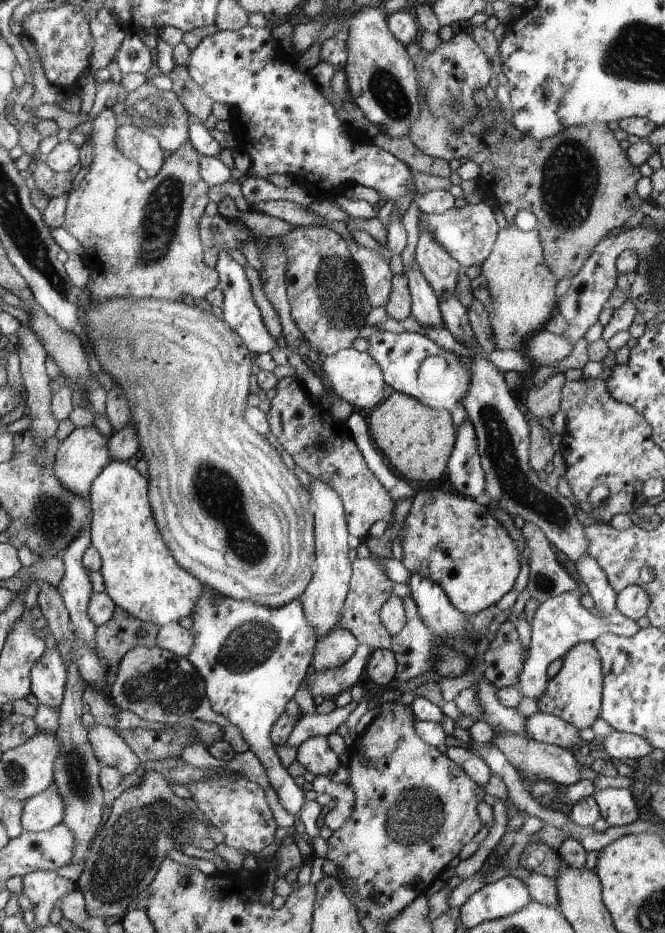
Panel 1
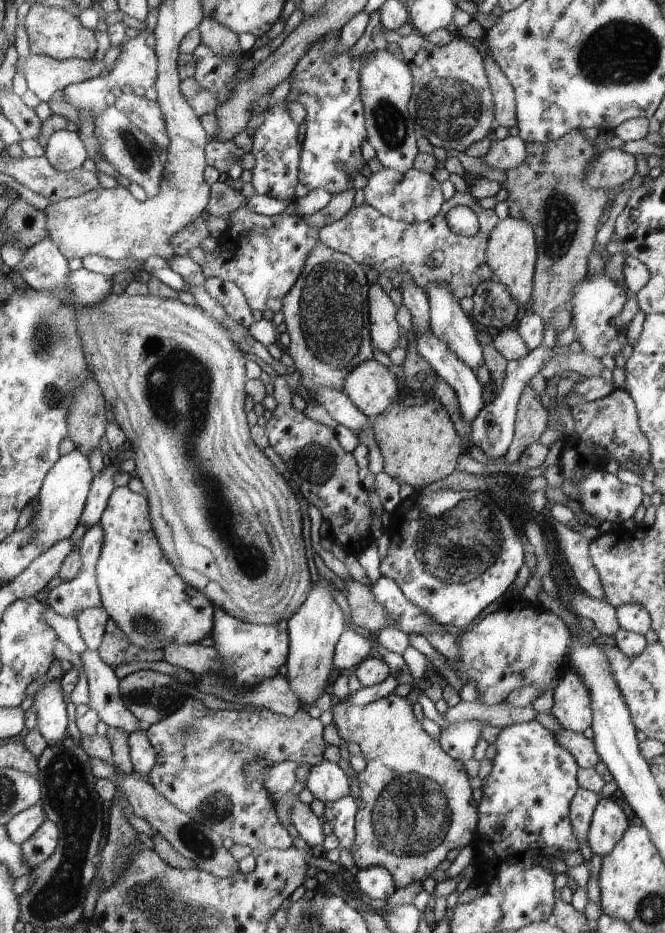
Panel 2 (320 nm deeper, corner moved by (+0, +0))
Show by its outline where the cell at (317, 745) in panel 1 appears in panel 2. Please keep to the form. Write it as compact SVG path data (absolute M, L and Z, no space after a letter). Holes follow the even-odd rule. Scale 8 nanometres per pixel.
M322 760L321 764L311 766L305 786L314 799L324 803L334 802L351 794L350 780L344 774L344 770L338 764L328 762L328 760Z

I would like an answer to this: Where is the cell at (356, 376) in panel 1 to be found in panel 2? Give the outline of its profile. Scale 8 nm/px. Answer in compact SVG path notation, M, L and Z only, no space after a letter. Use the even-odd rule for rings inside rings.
M376 360L360 362L344 380L343 392L371 421L385 413L398 394L396 376Z

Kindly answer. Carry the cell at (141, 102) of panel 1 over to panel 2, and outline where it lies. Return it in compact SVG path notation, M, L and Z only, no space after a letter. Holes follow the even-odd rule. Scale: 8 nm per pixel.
M122 94L115 102L117 107L148 139L159 147L169 147L169 134L166 131L165 114L157 101L133 94Z

